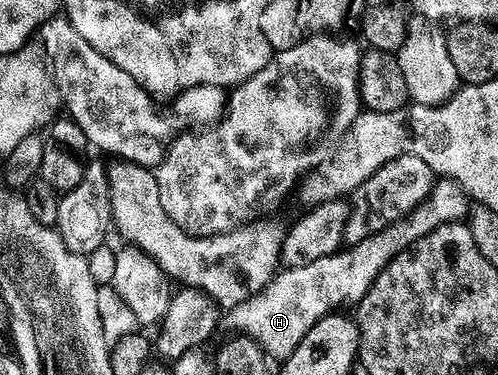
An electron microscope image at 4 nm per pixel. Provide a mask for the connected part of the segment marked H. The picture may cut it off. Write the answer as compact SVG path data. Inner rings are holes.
M439 180L429 197L408 216L371 232L362 241L353 242L349 246L351 249L343 247L337 253L324 255L324 259L312 259L306 265L292 265L275 273L266 288L229 310L230 325L234 328L231 330L256 339L267 354L289 356L300 339L304 339L306 332L321 317L346 307L342 305L357 306L364 299L368 287L372 287L376 275L388 267L397 253L444 223L462 221L467 213L466 192L454 181Z

